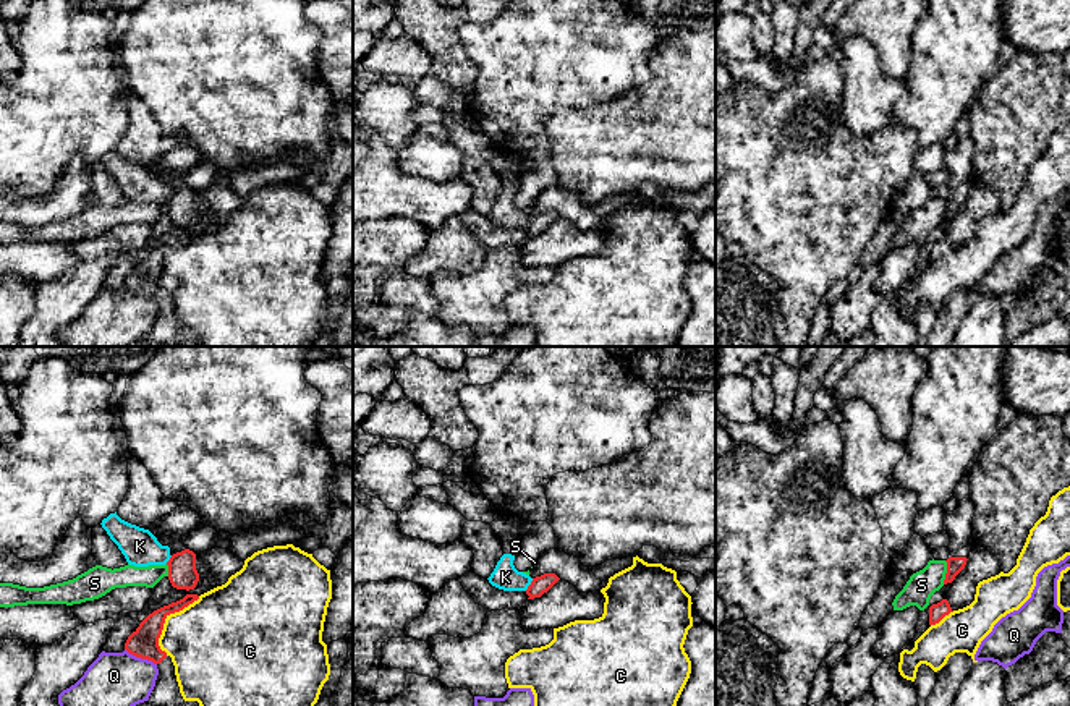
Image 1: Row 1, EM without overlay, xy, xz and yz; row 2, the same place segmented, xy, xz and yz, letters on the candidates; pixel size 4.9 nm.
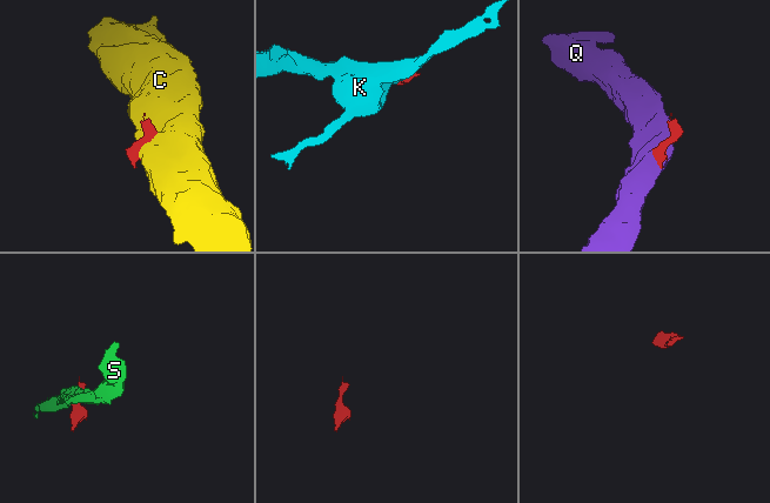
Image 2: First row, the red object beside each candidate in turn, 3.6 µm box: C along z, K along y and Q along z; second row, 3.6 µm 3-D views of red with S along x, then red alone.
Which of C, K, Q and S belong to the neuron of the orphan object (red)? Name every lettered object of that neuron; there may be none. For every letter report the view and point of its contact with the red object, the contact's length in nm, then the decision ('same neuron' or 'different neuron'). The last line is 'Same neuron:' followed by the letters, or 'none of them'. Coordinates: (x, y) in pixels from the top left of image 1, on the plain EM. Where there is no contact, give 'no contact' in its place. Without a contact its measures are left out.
C: contact xy (164, 258); length 340 nm; different neuron
K: contact xz (530, 222); length 80 nm; different neuron
Q: contact xy (141, 295); length 180 nm; different neuron
S: contact yz (947, 209); length 120 nm; different neuron
Same neuron: none of them

